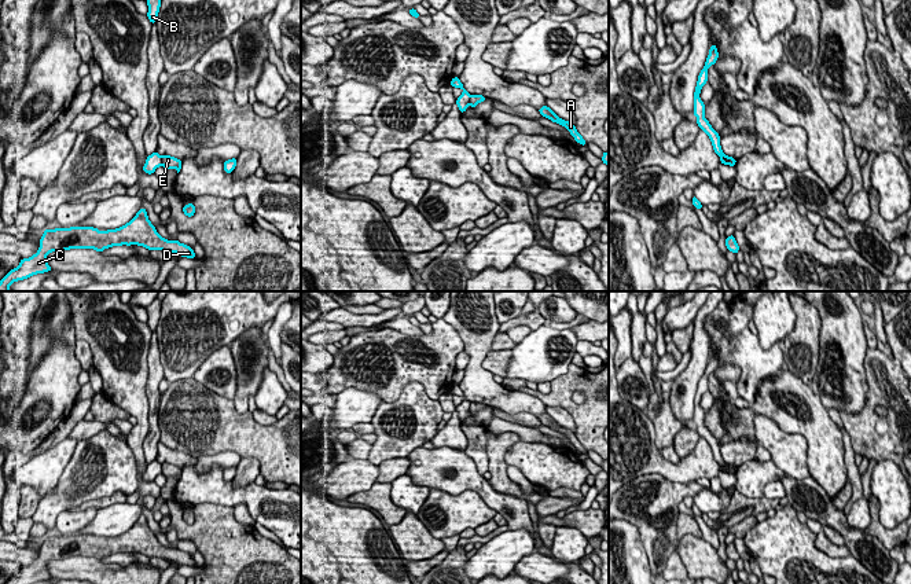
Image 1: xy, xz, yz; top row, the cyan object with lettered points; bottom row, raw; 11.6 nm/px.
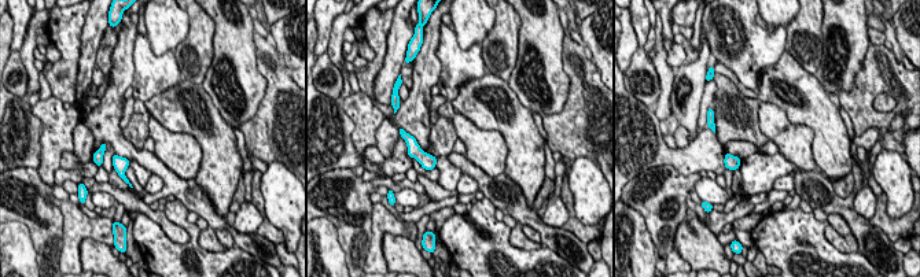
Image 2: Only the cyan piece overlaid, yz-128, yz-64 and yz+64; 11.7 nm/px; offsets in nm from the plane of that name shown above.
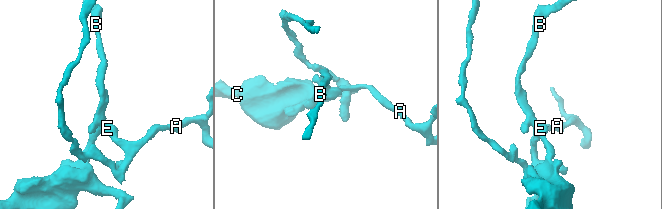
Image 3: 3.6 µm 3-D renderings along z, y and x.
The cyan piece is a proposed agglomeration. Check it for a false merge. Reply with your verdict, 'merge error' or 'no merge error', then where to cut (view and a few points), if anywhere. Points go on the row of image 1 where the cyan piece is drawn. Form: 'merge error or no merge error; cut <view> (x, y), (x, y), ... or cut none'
merge error; cut xy (162, 157), (161, 164)

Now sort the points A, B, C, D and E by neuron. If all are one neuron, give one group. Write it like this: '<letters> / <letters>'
A E / B C D

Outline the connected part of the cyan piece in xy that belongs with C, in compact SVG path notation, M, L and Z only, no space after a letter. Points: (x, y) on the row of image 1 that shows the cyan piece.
M144 207L139 209L129 223L115 229L99 231L93 227L44 229L38 245L40 247L36 254L22 258L19 265L0 280L0 291L10 291L10 286L14 282L52 271L47 261L47 254L52 251L93 249L102 253L113 246L137 245L148 250L170 251L180 257L195 260L194 249L188 245L180 243L176 239L168 240L157 232Z

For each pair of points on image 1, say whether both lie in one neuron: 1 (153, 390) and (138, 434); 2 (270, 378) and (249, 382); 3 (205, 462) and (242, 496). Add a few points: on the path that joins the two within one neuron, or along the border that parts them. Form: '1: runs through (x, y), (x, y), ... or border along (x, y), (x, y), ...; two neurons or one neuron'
1: border along (147, 373), (147, 434), (144, 437); two neurons
2: border along (267, 367), (260, 388), (253, 396); two neurons
3: border along (193, 466), (224, 469); two neurons

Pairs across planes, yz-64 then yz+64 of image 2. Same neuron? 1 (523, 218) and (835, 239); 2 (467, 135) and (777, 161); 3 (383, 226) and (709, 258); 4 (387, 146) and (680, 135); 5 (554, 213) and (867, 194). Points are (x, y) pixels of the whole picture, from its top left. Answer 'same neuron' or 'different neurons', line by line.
1: different neurons
2: different neurons
3: different neurons
4: same neuron
5: same neuron

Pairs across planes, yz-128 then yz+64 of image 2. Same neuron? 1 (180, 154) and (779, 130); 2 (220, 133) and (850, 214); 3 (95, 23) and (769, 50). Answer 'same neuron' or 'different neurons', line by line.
1: same neuron
2: different neurons
3: different neurons

